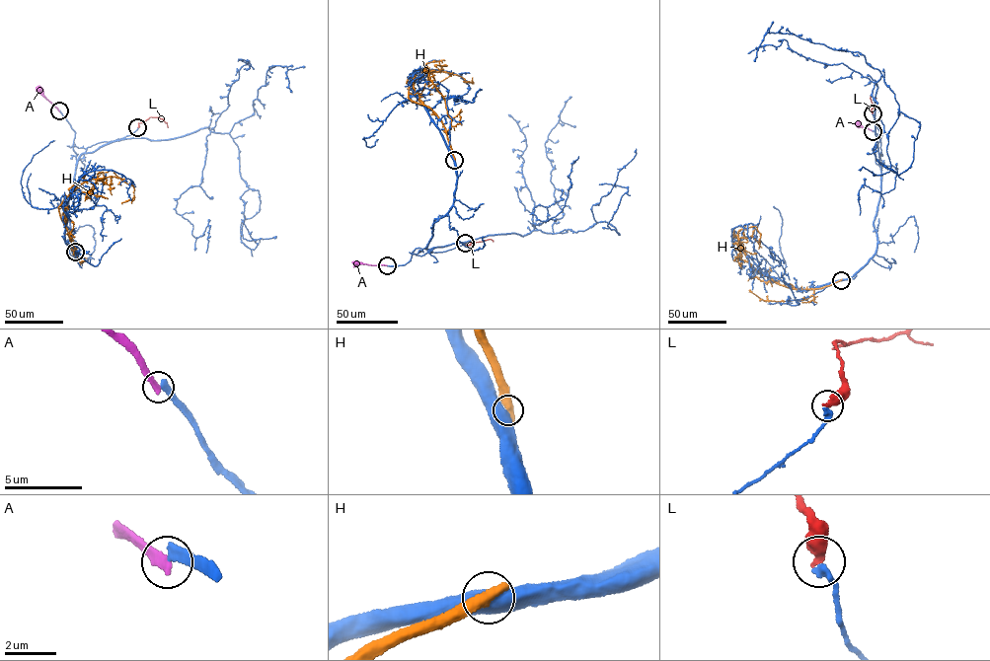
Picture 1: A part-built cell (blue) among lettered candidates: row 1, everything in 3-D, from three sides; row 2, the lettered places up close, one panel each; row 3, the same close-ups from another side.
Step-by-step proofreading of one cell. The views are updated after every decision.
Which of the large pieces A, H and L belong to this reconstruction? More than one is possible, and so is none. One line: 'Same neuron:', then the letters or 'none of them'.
Same neuron: L

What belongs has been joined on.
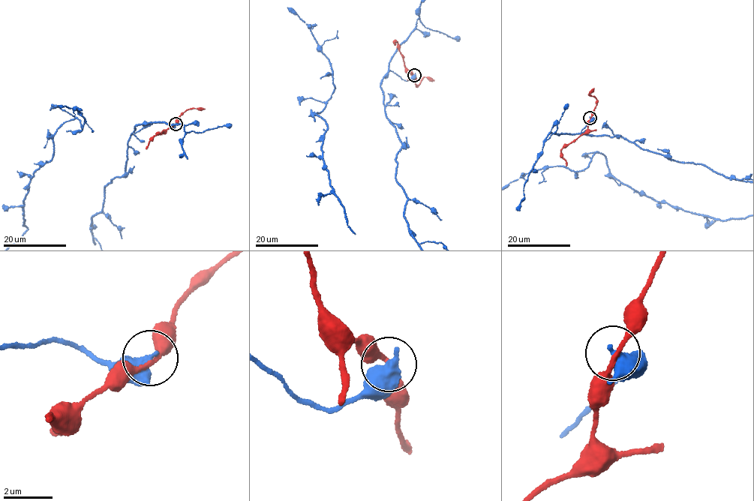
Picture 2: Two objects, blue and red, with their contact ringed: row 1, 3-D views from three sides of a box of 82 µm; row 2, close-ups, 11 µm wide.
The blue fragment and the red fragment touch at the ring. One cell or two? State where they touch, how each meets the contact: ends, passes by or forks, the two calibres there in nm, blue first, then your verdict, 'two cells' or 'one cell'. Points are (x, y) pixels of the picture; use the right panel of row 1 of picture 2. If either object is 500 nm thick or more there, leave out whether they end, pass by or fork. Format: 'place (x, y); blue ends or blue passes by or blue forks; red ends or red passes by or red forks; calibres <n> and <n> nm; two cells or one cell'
place (590, 118); blue ends; red passes by; calibres 480 and 160 nm; two cells

